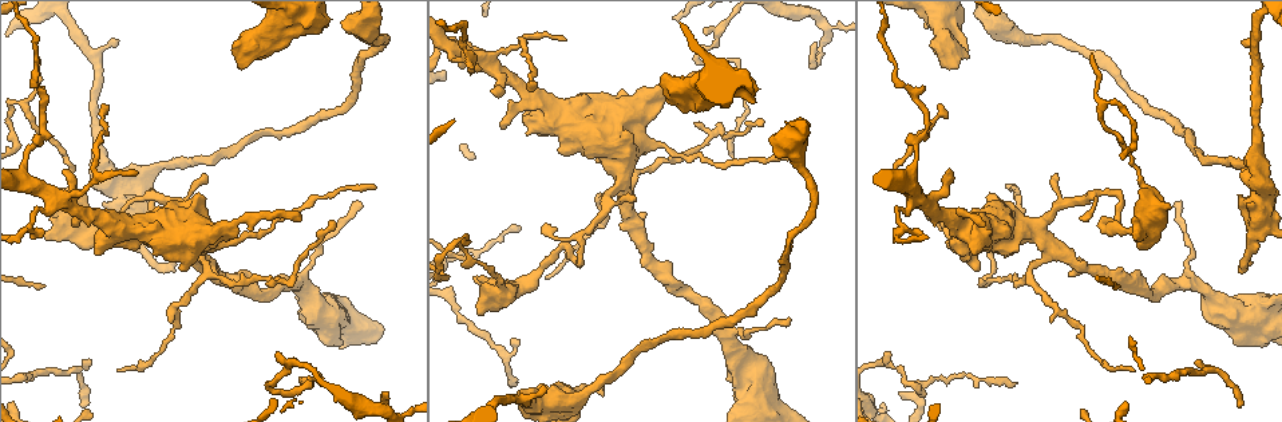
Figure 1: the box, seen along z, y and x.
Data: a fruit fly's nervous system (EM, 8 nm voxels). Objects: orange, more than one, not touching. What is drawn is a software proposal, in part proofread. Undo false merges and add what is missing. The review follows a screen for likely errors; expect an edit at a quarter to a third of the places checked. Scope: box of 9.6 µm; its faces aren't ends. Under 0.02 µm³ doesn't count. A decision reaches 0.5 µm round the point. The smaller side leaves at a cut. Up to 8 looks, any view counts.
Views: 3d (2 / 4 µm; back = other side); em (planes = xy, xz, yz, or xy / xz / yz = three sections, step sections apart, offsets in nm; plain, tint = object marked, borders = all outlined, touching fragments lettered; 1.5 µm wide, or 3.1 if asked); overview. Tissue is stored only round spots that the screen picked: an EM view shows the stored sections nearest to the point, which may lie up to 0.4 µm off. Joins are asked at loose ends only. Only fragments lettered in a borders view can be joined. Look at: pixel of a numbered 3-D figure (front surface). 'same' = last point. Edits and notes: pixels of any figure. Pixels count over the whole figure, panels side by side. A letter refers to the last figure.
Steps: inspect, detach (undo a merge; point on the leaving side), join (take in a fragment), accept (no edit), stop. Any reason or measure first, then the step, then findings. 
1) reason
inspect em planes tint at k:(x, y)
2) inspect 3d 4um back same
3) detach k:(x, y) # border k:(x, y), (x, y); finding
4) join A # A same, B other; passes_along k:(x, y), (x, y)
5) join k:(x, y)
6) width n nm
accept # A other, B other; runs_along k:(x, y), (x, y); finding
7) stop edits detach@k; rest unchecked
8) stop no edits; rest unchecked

inspect 3d 2um at 1:(117, 368)

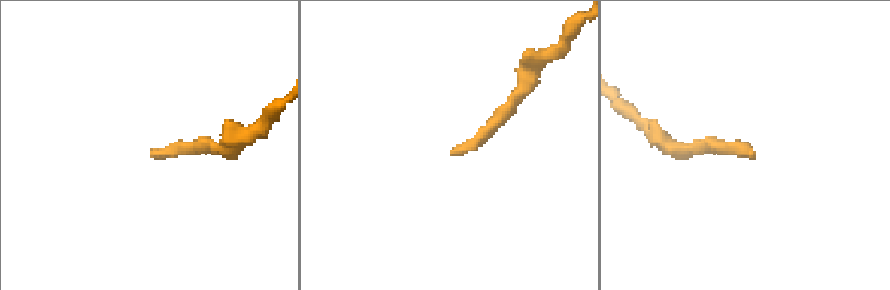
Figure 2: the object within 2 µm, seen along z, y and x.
inspect em planes borders at 2:(752, 151)

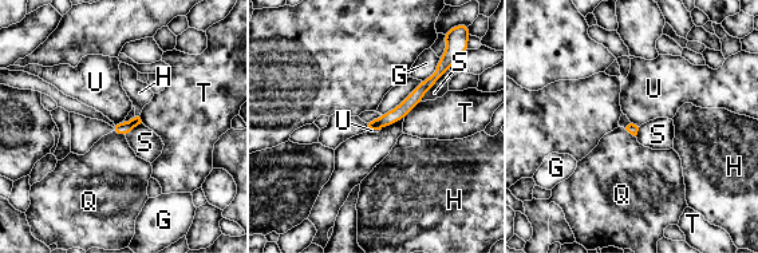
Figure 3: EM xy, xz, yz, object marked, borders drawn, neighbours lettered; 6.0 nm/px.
accept # G other, H other, Q other, S other, T other, U other; runs_along 3:(437, 74), (399, 113), (372, 126); none of them fits

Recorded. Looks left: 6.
thick turns thin
inspect 3d 4um at 1:(571, 402)

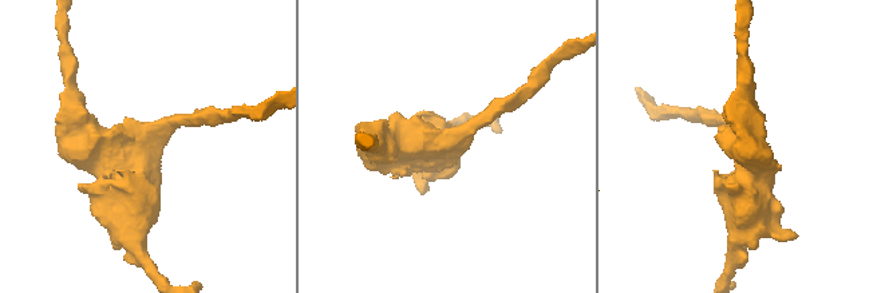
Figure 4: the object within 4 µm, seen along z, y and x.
arm_widths 200, 500 nm
inspect em xy step 4 tint at 4:(150, 126)

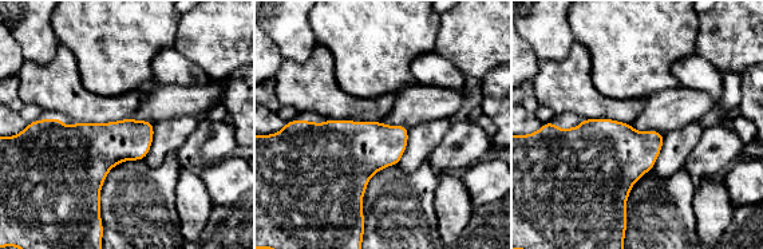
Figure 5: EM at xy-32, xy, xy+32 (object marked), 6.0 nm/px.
inspect em planes borders same

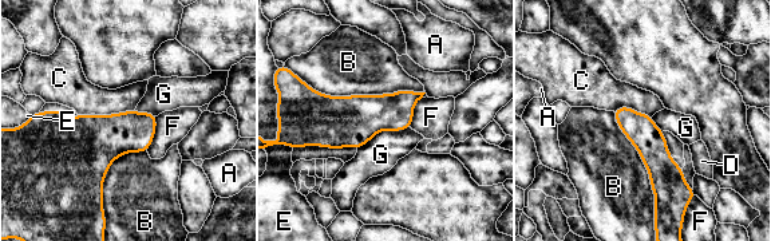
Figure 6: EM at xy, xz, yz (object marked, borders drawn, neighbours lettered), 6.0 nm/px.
accept # A other, B other, C other, D other, E other, F other, G other; runs_along 6:(620, 110), (652, 146), (659, 198); all the same neuron

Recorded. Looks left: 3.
thin end
inspect 3d 2um at 1:(83, 404)

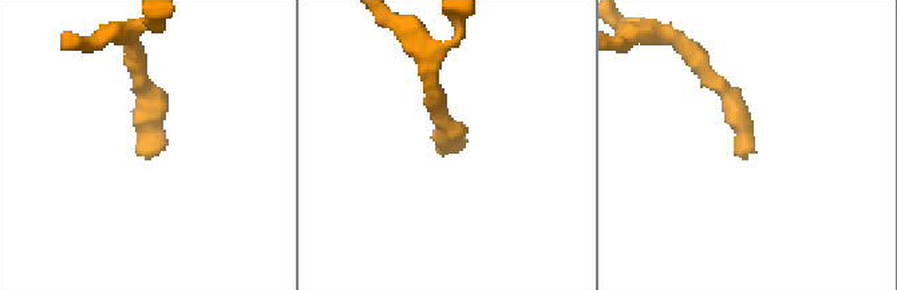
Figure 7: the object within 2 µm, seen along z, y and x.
shape alone is not enough
inspect em yz step 4 borders at 7:(752, 149)

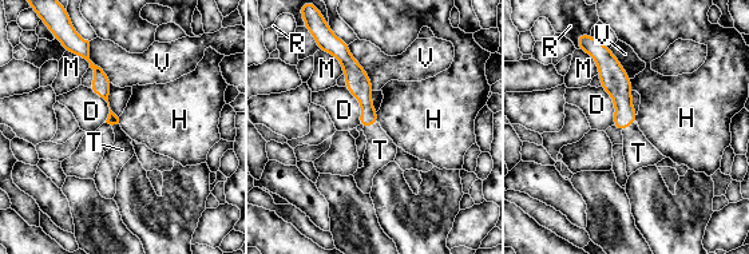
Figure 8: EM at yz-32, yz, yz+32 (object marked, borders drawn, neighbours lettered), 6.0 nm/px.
inspect em xy step 4 borders same

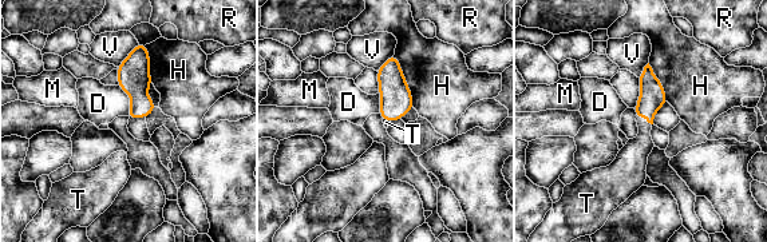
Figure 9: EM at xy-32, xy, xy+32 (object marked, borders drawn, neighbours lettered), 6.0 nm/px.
join 9:(633, 157) # D other, H other, M other, R other, T same, V other; passes_along 9:(652, 96), (644, 118), (633, 157); the neuron continues

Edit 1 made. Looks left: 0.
stop edits join@9; rest unchecked

